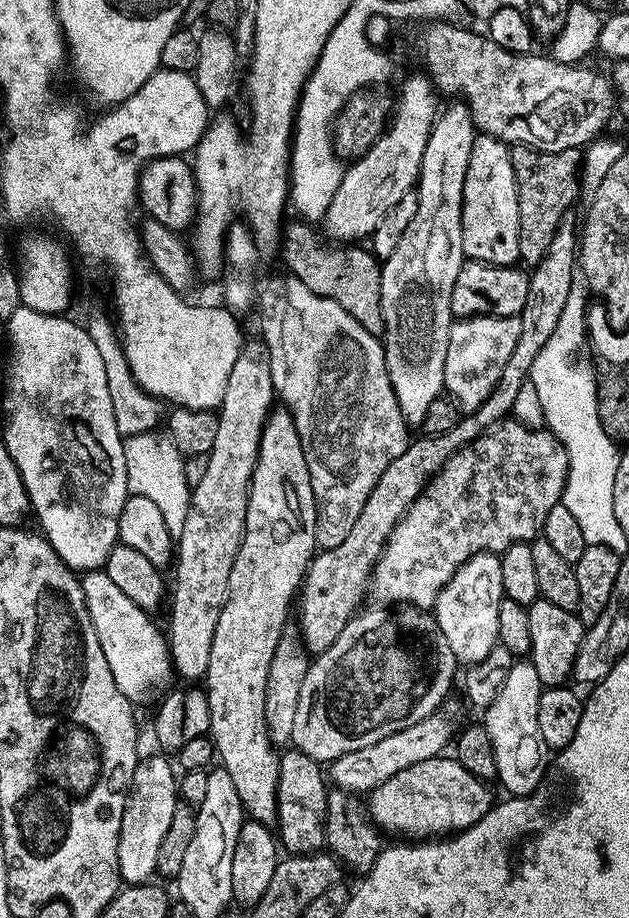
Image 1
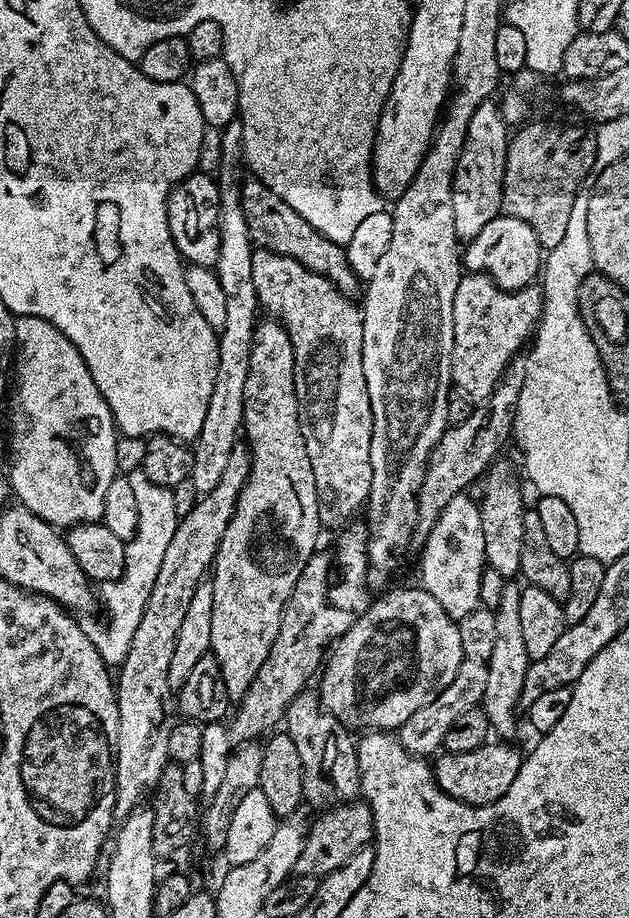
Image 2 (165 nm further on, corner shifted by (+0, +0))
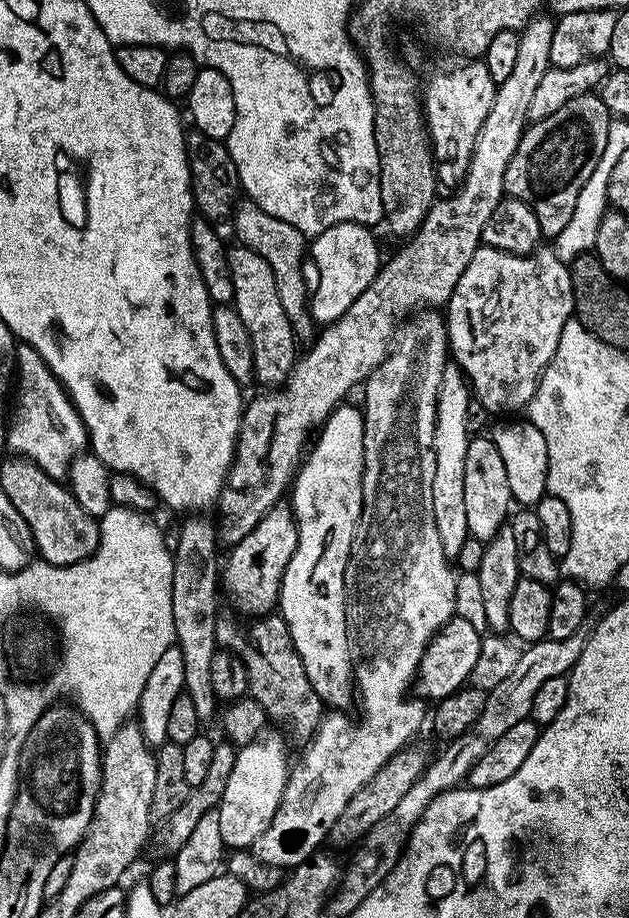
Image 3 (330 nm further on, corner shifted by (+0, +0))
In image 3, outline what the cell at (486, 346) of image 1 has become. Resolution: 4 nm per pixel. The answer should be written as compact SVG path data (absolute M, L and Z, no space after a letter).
M481 246L474 254L474 258L470 258L470 266L466 266L466 270L462 270L462 278L458 278L458 286L454 286L454 294L446 305L448 350L456 367L464 373L470 385L471 395L478 402L482 402L482 406L486 406L489 414L496 414L496 412L504 412L500 414L516 414L519 413L516 412L519 408L520 411L527 409L528 403L534 398L542 374L546 370L550 358L554 358L554 350L558 350L558 338L562 338L562 330L566 326L566 322L573 319L573 316L572 273L569 265L565 261L559 260L551 247L541 246L535 252L529 252L526 256L519 256L518 254L503 252L497 248Z

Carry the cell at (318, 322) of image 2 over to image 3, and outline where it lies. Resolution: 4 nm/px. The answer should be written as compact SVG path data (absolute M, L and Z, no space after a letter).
M247 198L241 199L235 205L232 231L235 239L243 247L262 254L262 258L270 262L270 270L278 286L278 298L282 298L282 310L286 310L297 337L301 341L311 341L314 336L314 321L310 315L310 288L309 285L308 288L304 285L304 272L300 269L300 263L306 260L306 237L298 230L294 230L290 222L282 222L282 218L266 214L266 210L262 210L254 201Z

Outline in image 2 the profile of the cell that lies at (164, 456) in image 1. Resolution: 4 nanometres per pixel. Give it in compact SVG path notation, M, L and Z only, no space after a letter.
M142 470L135 471L128 476L130 486L134 486L134 499L138 502L138 530L134 539L127 541L124 545L126 550L126 566L124 573L116 580L109 580L99 589L98 596L104 599L104 604L108 607L108 612L112 617L108 620L108 629L105 632L95 633L96 649L100 651L100 657L109 666L118 666L126 658L130 650L130 642L134 638L134 630L138 630L138 622L142 622L142 610L146 610L146 598L150 598L150 590L154 590L154 578L158 578L158 569L162 566L162 557L166 554L166 545L170 538L174 538L174 530L178 523L178 512L176 516L176 500L173 489L163 488L150 478Z

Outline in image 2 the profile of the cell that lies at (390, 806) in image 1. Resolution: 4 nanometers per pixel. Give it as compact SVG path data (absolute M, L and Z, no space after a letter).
M489 742L478 750L469 752L449 752L440 754L434 760L434 779L450 798L461 800L463 804L493 804L510 790L514 778L518 778L522 752L511 748L508 742Z

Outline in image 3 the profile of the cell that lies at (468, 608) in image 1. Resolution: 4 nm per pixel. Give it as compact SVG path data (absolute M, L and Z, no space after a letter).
M449 362L442 374L442 386L436 403L436 429L434 430L434 523L438 525L438 538L442 538L442 550L455 558L462 550L462 542L468 540L466 505L464 505L464 472L466 471L466 446L470 433L466 430L466 402L470 399L470 385L455 363Z

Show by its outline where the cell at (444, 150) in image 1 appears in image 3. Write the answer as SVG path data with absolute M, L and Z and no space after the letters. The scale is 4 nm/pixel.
M421 310L415 313L415 315L413 315L411 318L405 320L402 327L399 329L394 343L391 345L388 357L386 357L386 359L382 361L382 363L377 366L374 371L371 372L371 374L369 374L368 379L365 380L362 385L362 393L364 392L364 404L362 403L362 411L364 413L364 477L362 478L362 498L364 499L364 501L362 502L362 510L360 511L360 520L356 524L356 533L354 534L352 545L350 546L350 558L346 562L346 570L344 571L346 630L348 631L348 644L352 648L352 663L354 665L354 688L358 693L358 700L360 696L360 721L355 724L355 722L352 721L350 717L344 716L348 714L345 714L340 710L332 710L329 711L327 715L325 715L323 719L321 719L320 723L316 725L310 739L307 741L306 747L308 747L308 749L306 749L305 752L301 754L300 761L298 761L297 764L295 761L295 763L291 765L290 771L288 773L288 781L286 782L286 786L282 790L282 802L278 806L278 810L274 814L274 818L270 818L270 826L266 826L266 830L262 830L262 835L258 838L258 842L254 842L251 846L251 856L258 858L258 862L262 862L263 864L269 864L270 866L278 866L279 868L285 870L291 870L295 868L297 864L301 864L303 860L308 860L309 857L315 855L317 853L317 850L319 849L316 847L318 847L319 844L323 842L323 840L327 841L329 837L331 837L334 822L338 822L338 818L342 814L342 810L346 810L346 802L350 802L350 798L354 798L354 794L358 794L358 790L362 790L362 786L366 782L370 782L370 778L374 778L374 774L378 774L380 767L382 767L382 765L385 764L386 761L391 758L391 756L396 755L396 753L399 752L401 748L405 747L405 745L407 745L409 741L411 741L408 739L410 739L411 736L414 735L415 732L423 726L423 724L424 727L426 724L426 708L424 712L424 707L426 707L425 701L423 699L417 698L415 695L412 695L413 697L408 696L408 688L410 692L410 689L413 687L416 678L416 670L420 667L420 663L422 662L422 654L426 650L426 646L432 640L432 637L440 631L440 627L442 627L446 621L451 620L452 617L456 615L454 590L456 589L457 577L457 573L454 571L453 565L450 563L450 557L442 550L442 538L438 538L438 525L434 523L434 446L432 445L432 443L434 442L434 430L436 429L436 403L438 402L438 390L442 386L442 374L444 373L444 368L450 362L450 353L448 350L448 326L445 317L441 315L441 313L439 316L439 314L436 312L439 311Z

